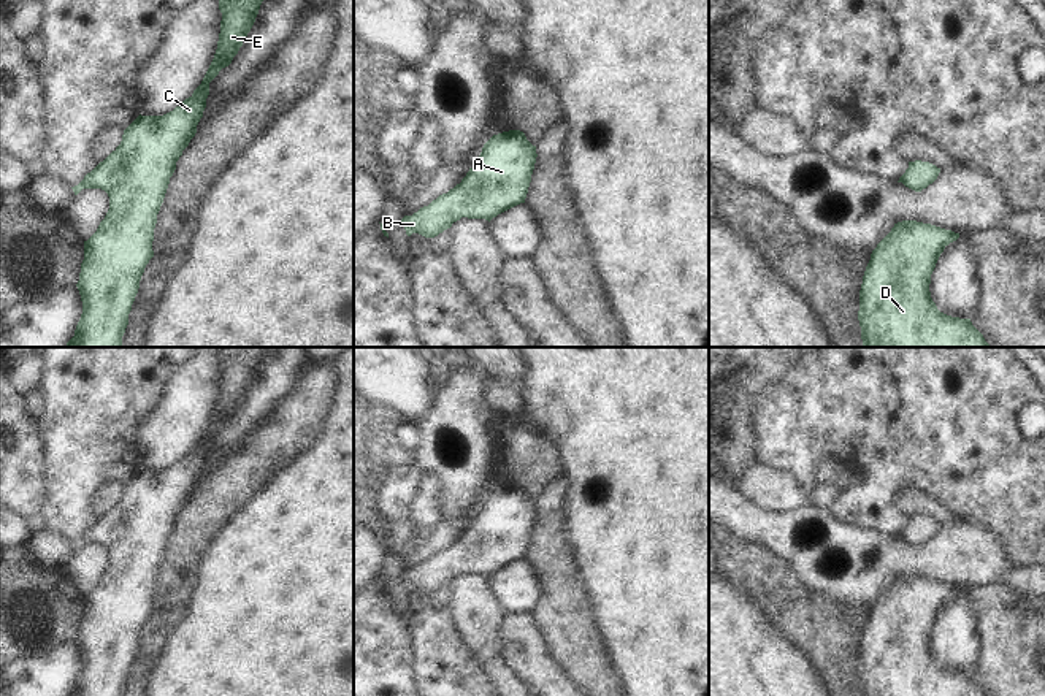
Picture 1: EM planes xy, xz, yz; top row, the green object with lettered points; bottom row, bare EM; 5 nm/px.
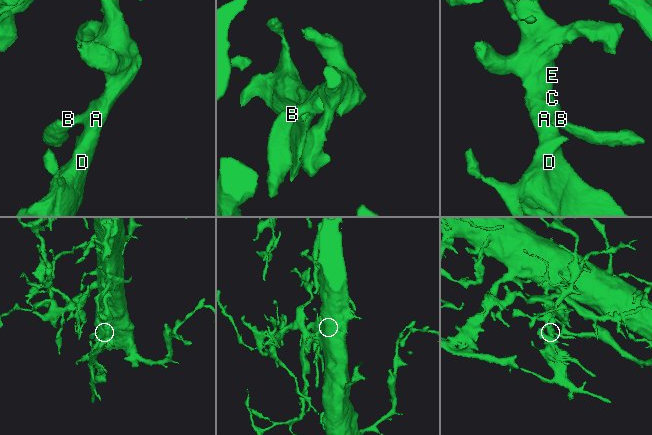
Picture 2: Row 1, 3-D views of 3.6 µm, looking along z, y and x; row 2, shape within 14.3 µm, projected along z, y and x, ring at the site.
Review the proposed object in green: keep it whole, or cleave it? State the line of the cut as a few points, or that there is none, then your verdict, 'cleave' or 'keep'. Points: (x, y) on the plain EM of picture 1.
no cut | keep

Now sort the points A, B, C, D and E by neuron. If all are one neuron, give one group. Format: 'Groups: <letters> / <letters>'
Groups: A B C D E

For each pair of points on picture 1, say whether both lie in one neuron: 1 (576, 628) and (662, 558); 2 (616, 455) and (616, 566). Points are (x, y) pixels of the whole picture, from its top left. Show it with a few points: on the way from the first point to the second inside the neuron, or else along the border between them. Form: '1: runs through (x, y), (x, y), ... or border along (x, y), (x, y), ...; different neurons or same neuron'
1: border along (581, 579), (606, 649); different neurons
2: runs through (616, 482), (616, 539); same neuron

